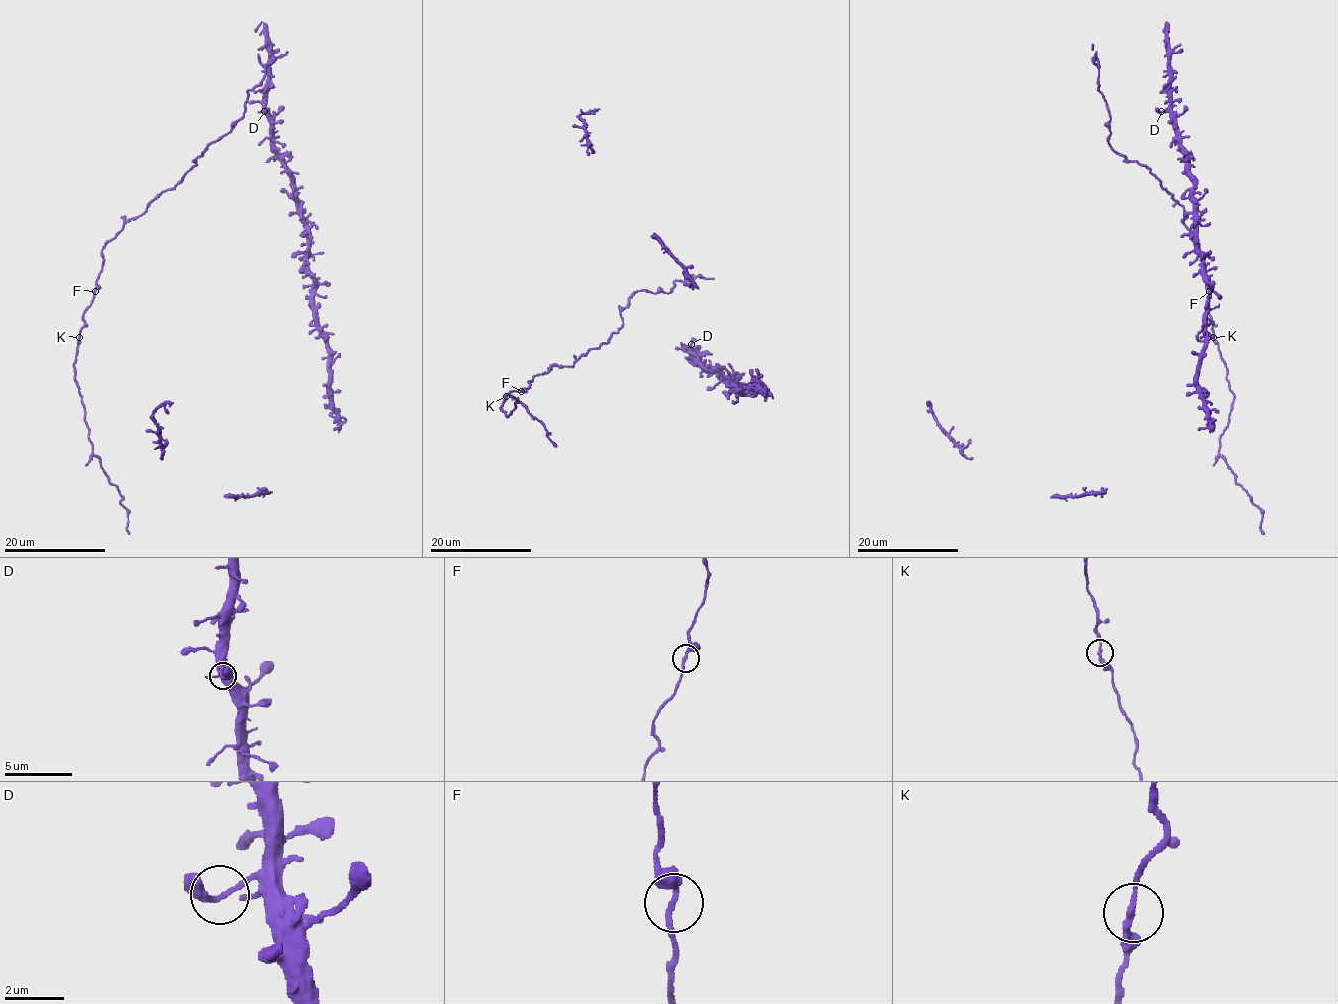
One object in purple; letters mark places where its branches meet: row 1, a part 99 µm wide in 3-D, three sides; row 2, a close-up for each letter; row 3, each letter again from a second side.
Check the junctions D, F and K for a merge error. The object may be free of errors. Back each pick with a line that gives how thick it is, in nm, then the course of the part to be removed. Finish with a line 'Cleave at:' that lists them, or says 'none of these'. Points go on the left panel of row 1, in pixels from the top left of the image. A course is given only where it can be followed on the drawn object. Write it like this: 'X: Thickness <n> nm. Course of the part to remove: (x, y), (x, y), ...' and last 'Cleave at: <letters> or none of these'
Cleave at: none of these

